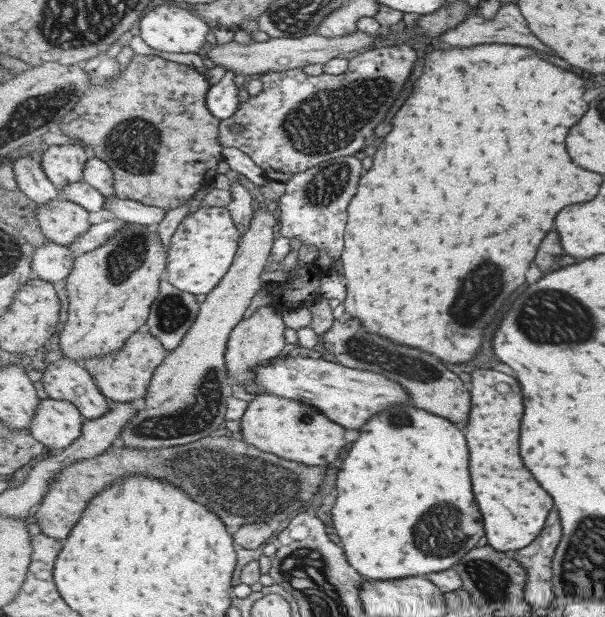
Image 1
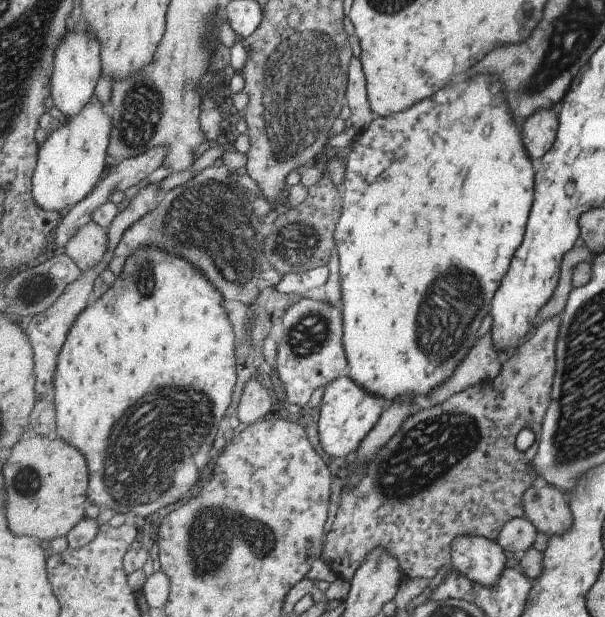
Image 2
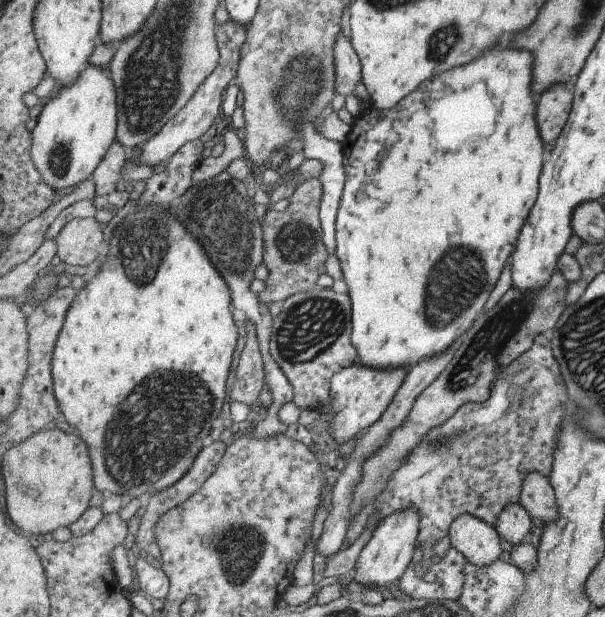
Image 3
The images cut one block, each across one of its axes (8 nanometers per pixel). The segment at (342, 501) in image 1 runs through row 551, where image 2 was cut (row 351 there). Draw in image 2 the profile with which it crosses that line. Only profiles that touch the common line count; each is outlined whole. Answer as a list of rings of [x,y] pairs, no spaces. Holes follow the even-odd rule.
[[[479,76],[469,82],[459,82],[455,88],[443,88],[435,98],[427,98],[417,104],[419,106],[411,106],[389,117],[377,116],[365,132],[356,133],[355,140],[350,144],[346,181],[342,190],[343,208],[335,232],[343,282],[343,344],[349,362],[347,375],[353,378],[353,382],[357,382],[357,386],[385,398],[388,404],[395,402],[397,396],[419,398],[431,394],[443,382],[447,382],[455,374],[459,364],[469,356],[471,348],[479,342],[479,328],[491,310],[493,296],[499,290],[505,272],[509,272],[517,248],[523,244],[529,212],[535,200],[535,172],[525,152],[521,130],[513,124],[509,106],[501,90],[501,82],[497,78]]]

